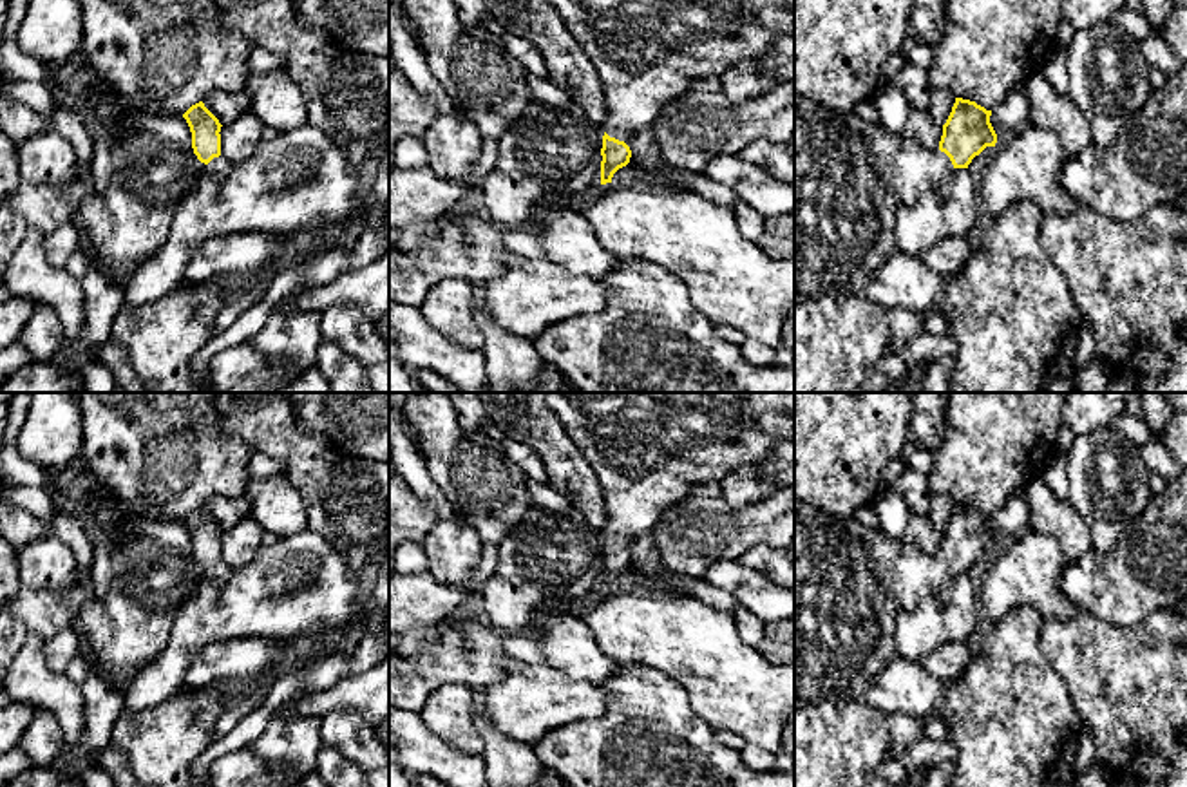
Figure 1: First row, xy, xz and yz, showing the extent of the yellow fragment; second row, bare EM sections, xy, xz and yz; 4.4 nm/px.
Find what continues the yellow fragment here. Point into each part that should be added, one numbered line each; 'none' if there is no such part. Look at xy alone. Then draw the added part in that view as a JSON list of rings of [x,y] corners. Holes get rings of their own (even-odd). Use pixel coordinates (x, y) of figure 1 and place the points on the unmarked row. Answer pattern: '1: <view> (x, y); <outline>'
1: xy (219, 572); [[[224,561],[214,563],[208,570],[206,570],[206,579],[217,581],[217,583],[224,583],[233,575],[233,568],[230,568]]]

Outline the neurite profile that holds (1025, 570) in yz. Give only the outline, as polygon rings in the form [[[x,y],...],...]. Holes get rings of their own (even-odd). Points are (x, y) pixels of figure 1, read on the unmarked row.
[[[1028,528],[1024,534],[999,545],[979,592],[981,615],[997,622],[1017,606],[1030,606],[1044,621],[1069,621],[1080,610],[1062,593],[1060,575],[1068,561],[1053,536]]]

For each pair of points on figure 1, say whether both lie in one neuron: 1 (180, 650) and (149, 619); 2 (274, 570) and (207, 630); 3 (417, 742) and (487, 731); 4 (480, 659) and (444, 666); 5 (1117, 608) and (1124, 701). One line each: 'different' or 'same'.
1: different
2: same
3: different
4: same
5: different

